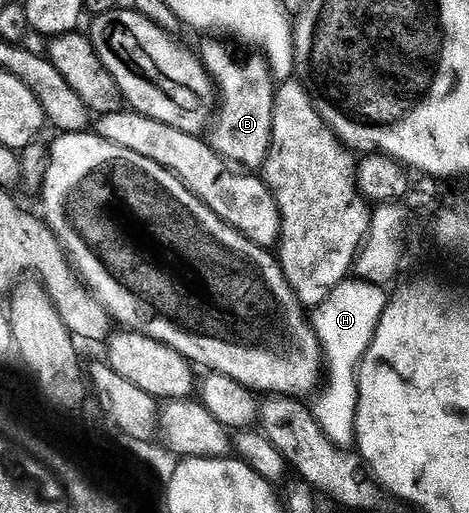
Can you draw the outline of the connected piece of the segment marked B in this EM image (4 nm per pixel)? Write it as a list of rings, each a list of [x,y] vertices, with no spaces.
[[[206,36],[198,55],[203,68],[209,72],[211,81],[220,89],[220,118],[216,120],[216,127],[220,134],[216,136],[216,145],[211,147],[223,158],[227,156],[238,158],[238,166],[247,171],[259,171],[269,152],[271,144],[273,106],[275,104],[276,90],[270,80],[269,63],[260,56],[250,59],[245,65],[238,65],[236,70],[230,60],[229,52],[218,48],[217,39]]]

